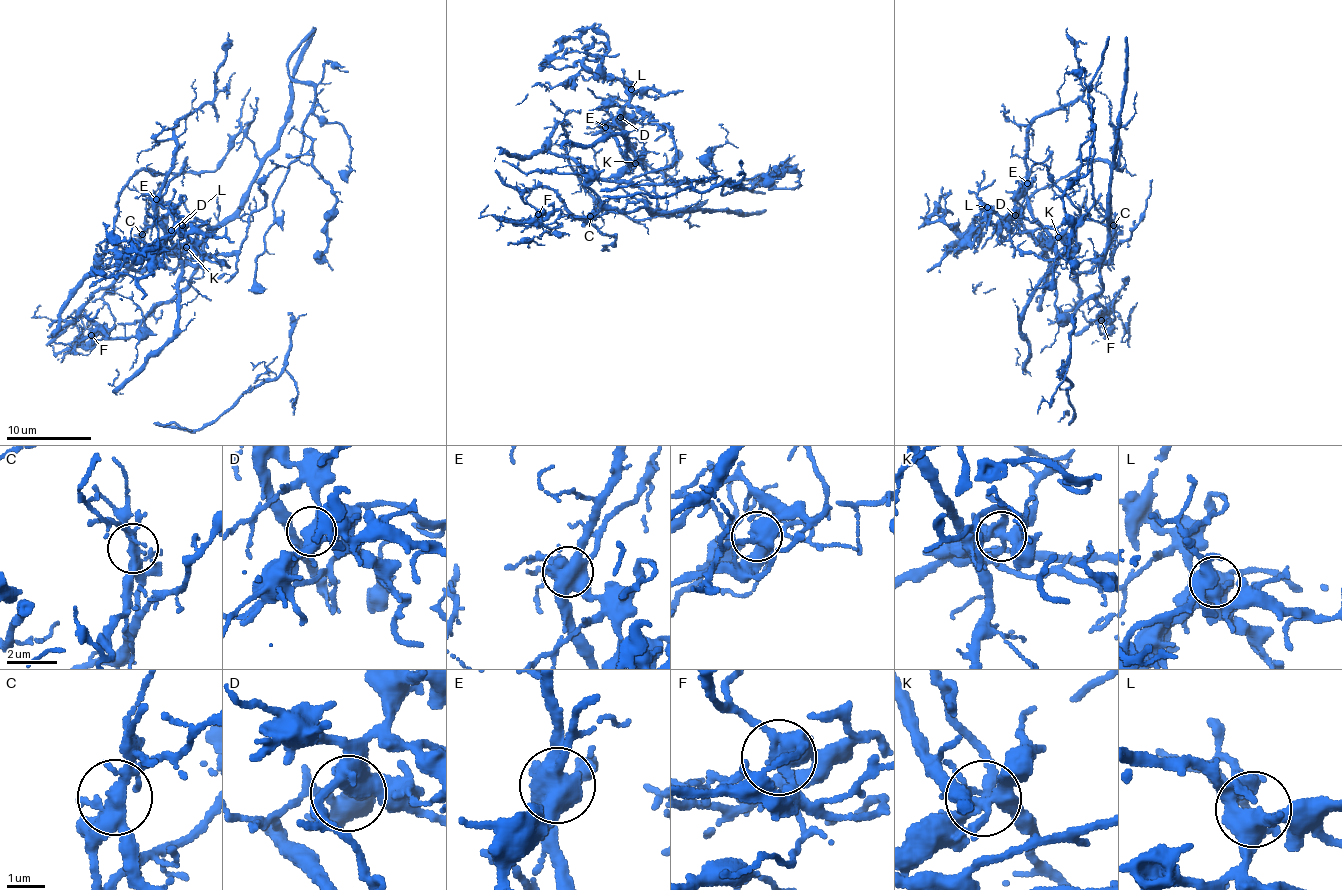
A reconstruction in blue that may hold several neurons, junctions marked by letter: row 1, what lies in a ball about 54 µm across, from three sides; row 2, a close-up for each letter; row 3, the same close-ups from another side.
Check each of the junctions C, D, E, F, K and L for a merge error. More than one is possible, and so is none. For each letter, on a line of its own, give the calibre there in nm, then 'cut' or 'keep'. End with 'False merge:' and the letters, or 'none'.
C: 320 nm thick; cut
D: 440 nm thick; keep
E: 700 nm thick; cut
F: 440 nm thick; cut
K: 360 nm thick; cut
L: 480 nm thick; keep
False merge: C, E, F, K

